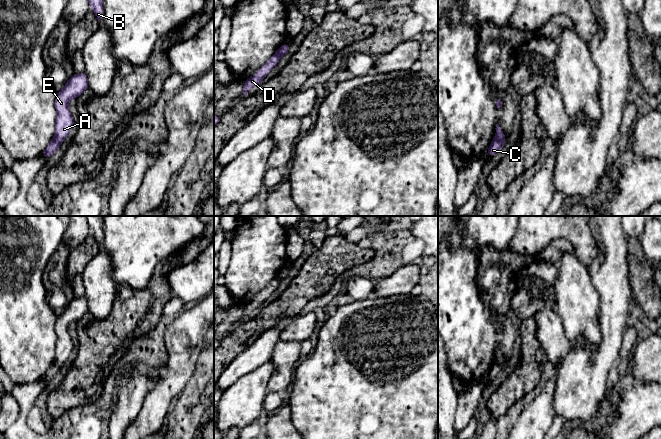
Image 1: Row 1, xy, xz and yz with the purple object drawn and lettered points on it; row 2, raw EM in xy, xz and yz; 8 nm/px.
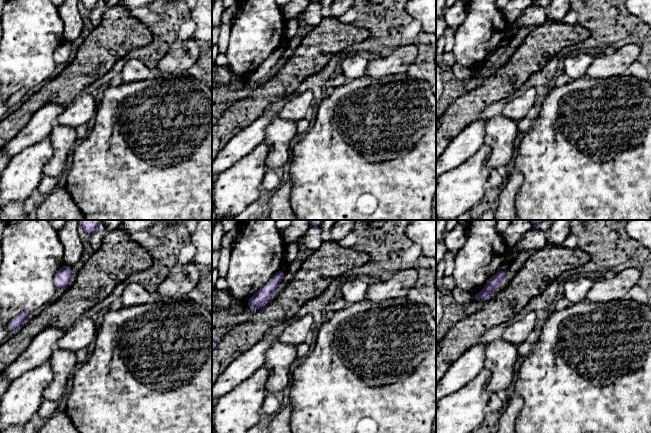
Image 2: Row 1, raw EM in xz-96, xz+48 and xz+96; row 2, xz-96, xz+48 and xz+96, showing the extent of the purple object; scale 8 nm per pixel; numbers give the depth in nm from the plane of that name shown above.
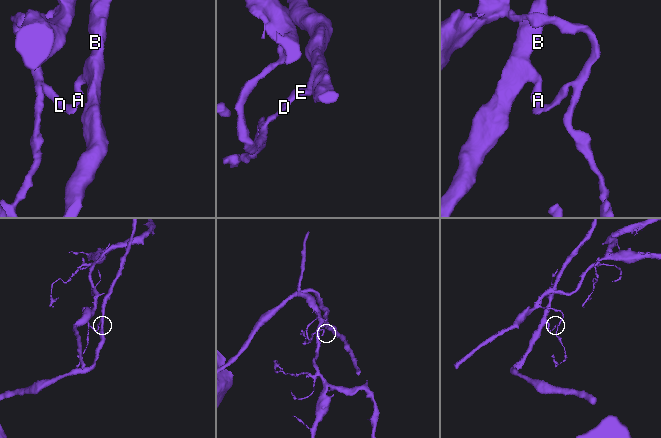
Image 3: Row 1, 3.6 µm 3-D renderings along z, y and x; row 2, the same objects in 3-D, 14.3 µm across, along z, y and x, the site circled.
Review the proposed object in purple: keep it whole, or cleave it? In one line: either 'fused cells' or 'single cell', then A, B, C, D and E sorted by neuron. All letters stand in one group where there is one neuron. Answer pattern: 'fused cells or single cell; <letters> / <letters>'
fused cells; A B E / C D

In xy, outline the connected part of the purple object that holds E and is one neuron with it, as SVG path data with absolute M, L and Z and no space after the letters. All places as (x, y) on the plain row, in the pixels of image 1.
M85 295L81 298L74 298L66 307L65 311L57 317L55 332L57 335L55 348L55 364L60 367L68 360L74 344L68 332L70 323L77 322L88 313L88 304Z

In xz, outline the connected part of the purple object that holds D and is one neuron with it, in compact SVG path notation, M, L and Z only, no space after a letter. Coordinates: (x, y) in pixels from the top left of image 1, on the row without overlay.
M278 272L277 276L270 282L270 284L265 287L259 295L254 298L251 302L247 303L243 308L243 320L247 319L248 314L256 309L259 309L262 304L265 302L267 297L276 290L279 286L280 279L279 275L281 272Z

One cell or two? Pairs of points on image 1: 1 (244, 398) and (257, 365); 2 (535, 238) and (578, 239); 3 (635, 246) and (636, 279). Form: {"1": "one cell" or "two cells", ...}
{"1": "one cell", "2": "one cell", "3": "one cell"}

